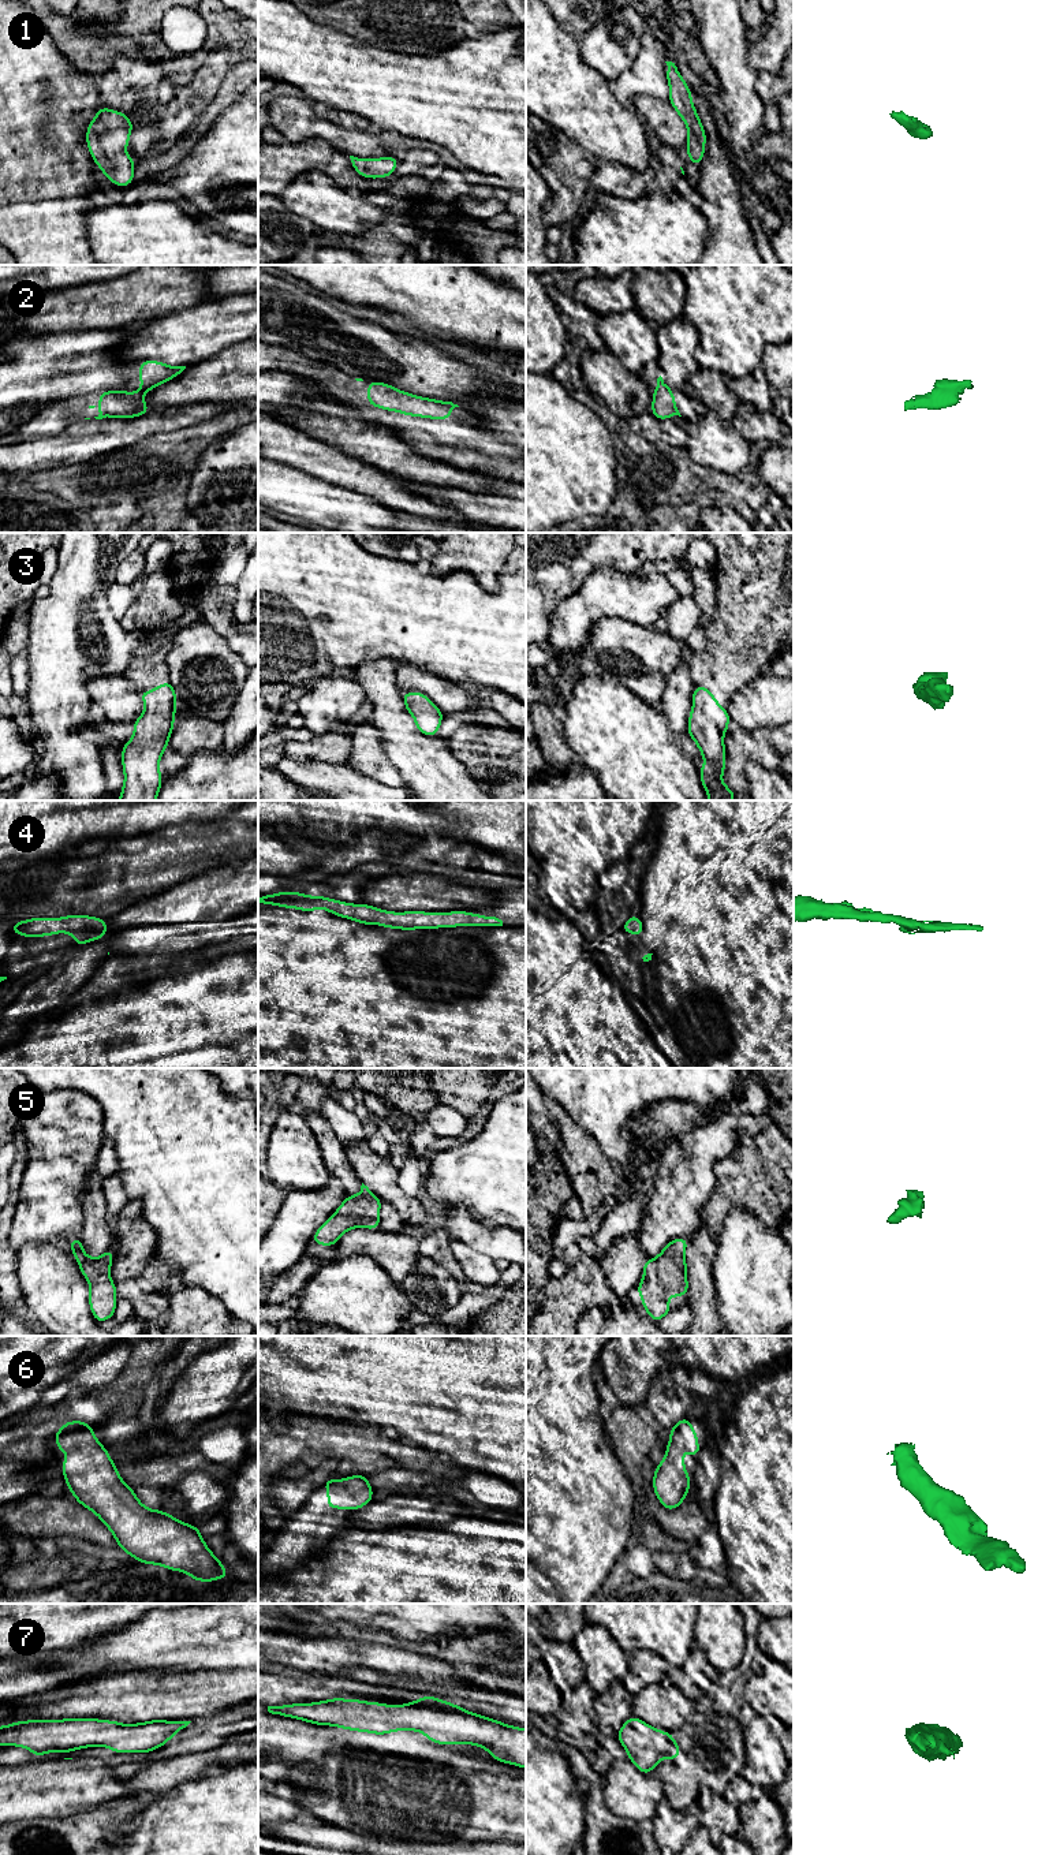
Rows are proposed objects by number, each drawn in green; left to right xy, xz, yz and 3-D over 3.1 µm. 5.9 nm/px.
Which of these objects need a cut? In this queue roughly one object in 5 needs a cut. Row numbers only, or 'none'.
none

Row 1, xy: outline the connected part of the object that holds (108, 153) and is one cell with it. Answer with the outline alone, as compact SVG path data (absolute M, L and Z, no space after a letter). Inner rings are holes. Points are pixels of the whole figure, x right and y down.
M100 107L87 126L86 145L93 161L117 187L134 182L135 160L124 153L132 130L127 115L104 107Z

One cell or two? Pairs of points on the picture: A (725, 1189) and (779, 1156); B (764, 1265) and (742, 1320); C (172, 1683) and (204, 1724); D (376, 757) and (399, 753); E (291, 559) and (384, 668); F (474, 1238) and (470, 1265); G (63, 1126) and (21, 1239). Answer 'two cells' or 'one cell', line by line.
A: one cell
B: one cell
C: two cells
D: two cells
E: two cells
F: two cells
G: one cell

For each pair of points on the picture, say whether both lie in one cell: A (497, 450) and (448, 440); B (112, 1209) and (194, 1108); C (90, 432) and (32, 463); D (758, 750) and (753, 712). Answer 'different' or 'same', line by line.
A: same
B: different
C: same
D: different

